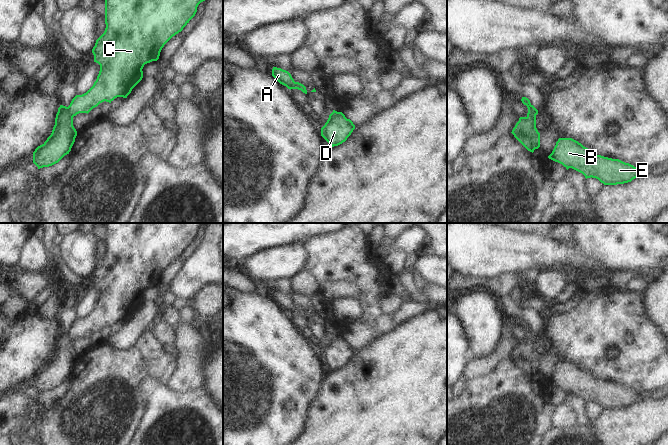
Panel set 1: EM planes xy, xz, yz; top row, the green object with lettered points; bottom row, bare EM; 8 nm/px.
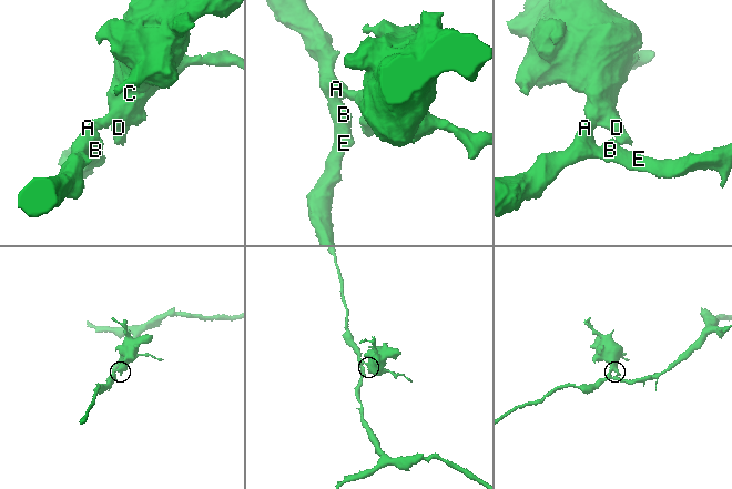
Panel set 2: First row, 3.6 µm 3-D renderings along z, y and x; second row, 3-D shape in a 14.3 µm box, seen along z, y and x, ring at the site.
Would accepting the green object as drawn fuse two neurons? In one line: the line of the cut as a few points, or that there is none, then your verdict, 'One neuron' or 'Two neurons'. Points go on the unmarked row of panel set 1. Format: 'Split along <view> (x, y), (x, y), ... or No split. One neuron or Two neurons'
Split along xy (67, 331), (68, 337), (72, 341). Two neurons

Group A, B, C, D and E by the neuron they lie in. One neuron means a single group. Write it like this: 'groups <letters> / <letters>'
groups A B E / C D

